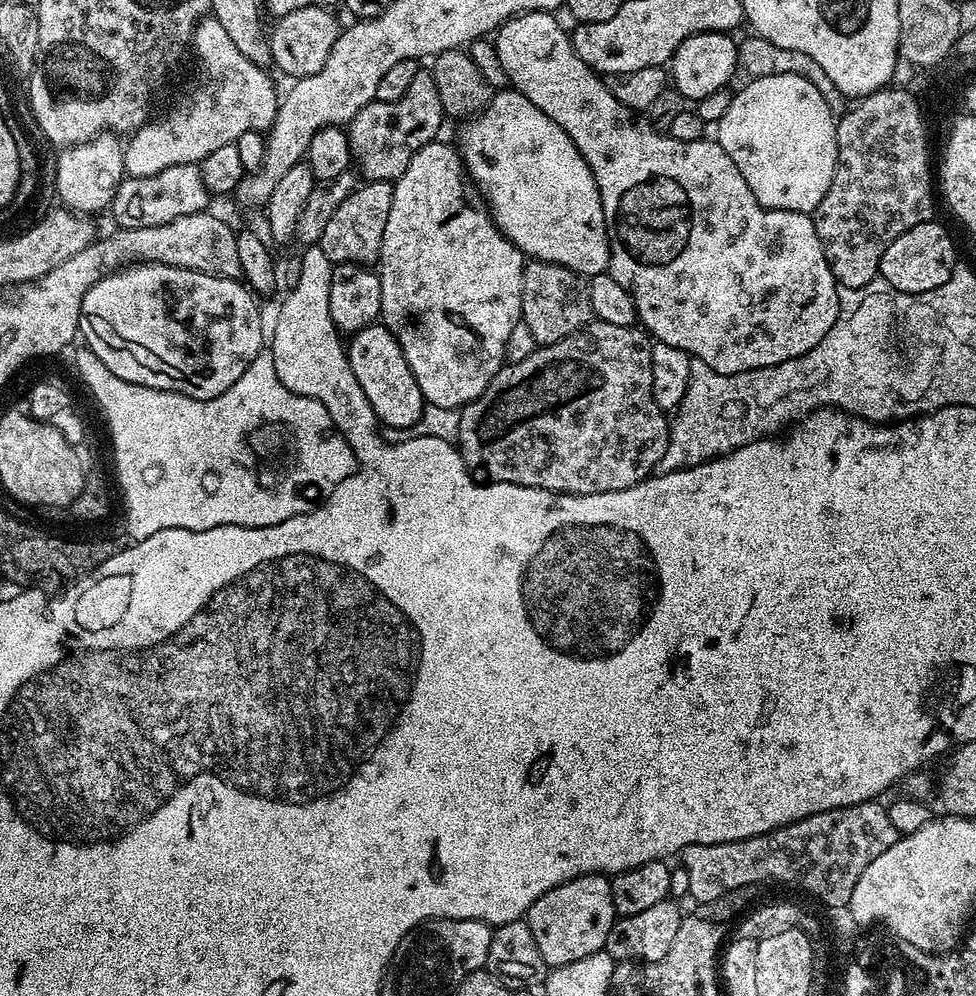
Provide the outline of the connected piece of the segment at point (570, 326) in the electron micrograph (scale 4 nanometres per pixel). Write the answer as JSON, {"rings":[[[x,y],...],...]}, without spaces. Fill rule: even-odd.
{"rings":[[[529,259],[525,263],[522,278],[520,319],[530,328],[540,346],[553,344],[585,328],[594,319],[585,277],[554,262]]]}

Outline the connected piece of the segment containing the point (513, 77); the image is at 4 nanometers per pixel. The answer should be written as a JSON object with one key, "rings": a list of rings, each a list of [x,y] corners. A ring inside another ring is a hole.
{"rings":[[[523,12],[521,16],[510,17],[494,33],[498,58],[502,61],[502,70],[506,70],[509,85],[526,98],[530,98],[530,102],[534,102],[534,106],[538,106],[538,110],[542,110],[546,118],[558,122],[558,126],[566,130],[574,146],[578,146],[582,158],[586,158],[594,174],[594,182],[602,198],[602,214],[606,218],[610,246],[607,273],[626,290],[632,299],[632,310],[639,327],[643,328],[653,341],[666,346],[678,346],[678,350],[706,362],[706,366],[710,366],[718,374],[742,374],[746,370],[774,366],[814,350],[814,346],[818,346],[818,342],[822,342],[822,338],[826,338],[826,334],[834,326],[840,313],[842,295],[834,274],[826,262],[826,254],[818,238],[815,219],[806,212],[763,208],[758,198],[754,198],[750,186],[746,186],[746,178],[742,178],[742,170],[734,166],[734,158],[730,158],[730,154],[726,154],[726,150],[722,150],[722,146],[717,144],[715,139],[676,141],[669,134],[653,128],[651,120],[633,112],[631,108],[622,106],[622,102],[618,102],[618,98],[610,94],[607,83],[598,73],[590,66],[586,66],[582,58],[578,58],[572,45],[571,35],[566,28],[564,32],[563,26],[554,17],[552,12]]]}

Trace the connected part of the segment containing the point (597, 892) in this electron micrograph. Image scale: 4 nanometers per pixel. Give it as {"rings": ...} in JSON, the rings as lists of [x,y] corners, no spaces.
{"rings":[[[603,874],[575,876],[573,880],[567,880],[552,887],[528,908],[524,919],[530,926],[534,942],[537,943],[538,950],[541,951],[544,961],[548,963],[549,969],[566,966],[567,963],[576,962],[579,958],[586,958],[595,952],[604,951],[606,934],[610,934],[618,918],[614,899],[611,897],[611,884],[611,879]]]}

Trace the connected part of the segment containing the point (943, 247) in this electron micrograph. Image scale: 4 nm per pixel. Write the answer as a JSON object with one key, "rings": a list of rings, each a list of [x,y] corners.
{"rings":[[[930,219],[906,230],[906,234],[898,234],[898,238],[886,246],[886,254],[882,254],[879,279],[890,282],[894,290],[910,294],[938,290],[942,282],[950,282],[950,274],[958,263],[956,244],[952,241],[951,234],[936,223],[935,219]]]}

